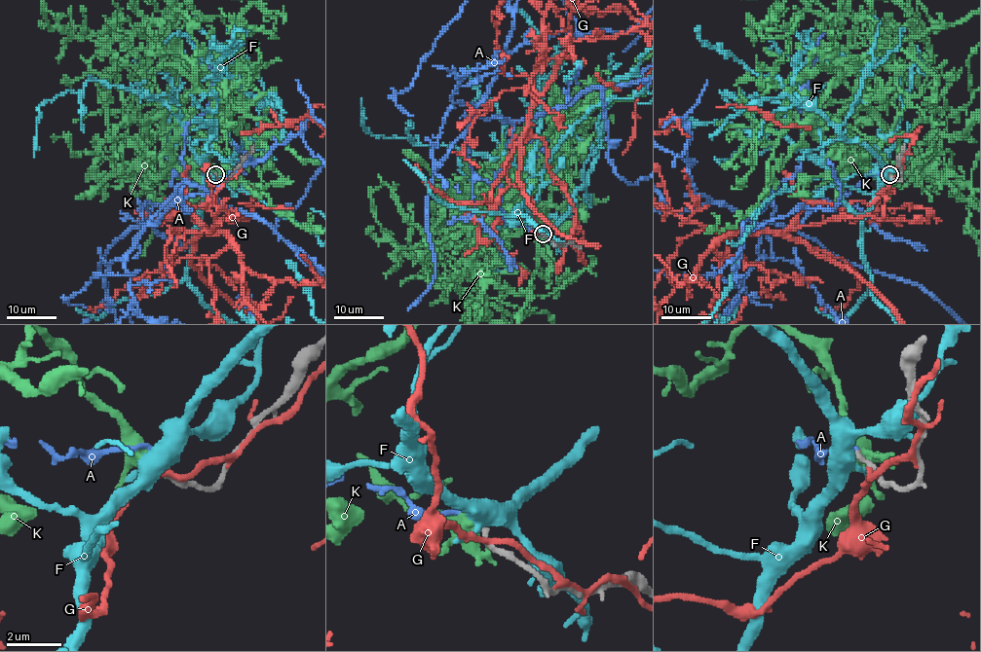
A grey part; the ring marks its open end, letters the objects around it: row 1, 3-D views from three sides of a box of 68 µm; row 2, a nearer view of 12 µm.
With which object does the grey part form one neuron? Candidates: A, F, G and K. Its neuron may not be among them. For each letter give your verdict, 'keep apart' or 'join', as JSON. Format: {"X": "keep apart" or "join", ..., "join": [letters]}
{"A": "join", "F": "keep apart", "G": "keep apart", "K": "keep apart", "join": ["A"]}

